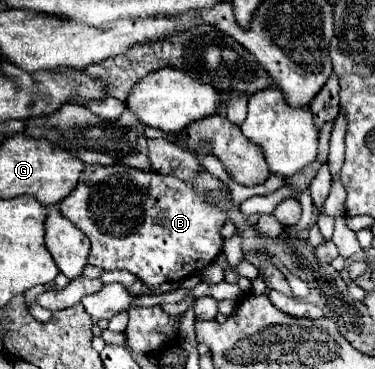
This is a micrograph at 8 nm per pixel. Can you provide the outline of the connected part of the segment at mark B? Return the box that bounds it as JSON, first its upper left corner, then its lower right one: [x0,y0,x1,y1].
[58,164,228,286]

